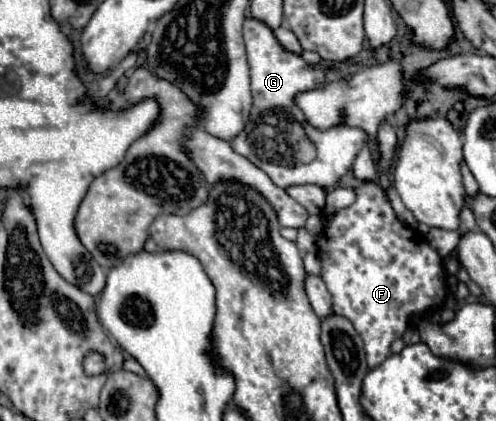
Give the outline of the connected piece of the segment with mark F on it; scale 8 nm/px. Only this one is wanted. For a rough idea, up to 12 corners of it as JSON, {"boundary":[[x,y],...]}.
{"boundary":[[377,183],[319,235],[333,311],[371,369],[441,309],[439,253]]}

